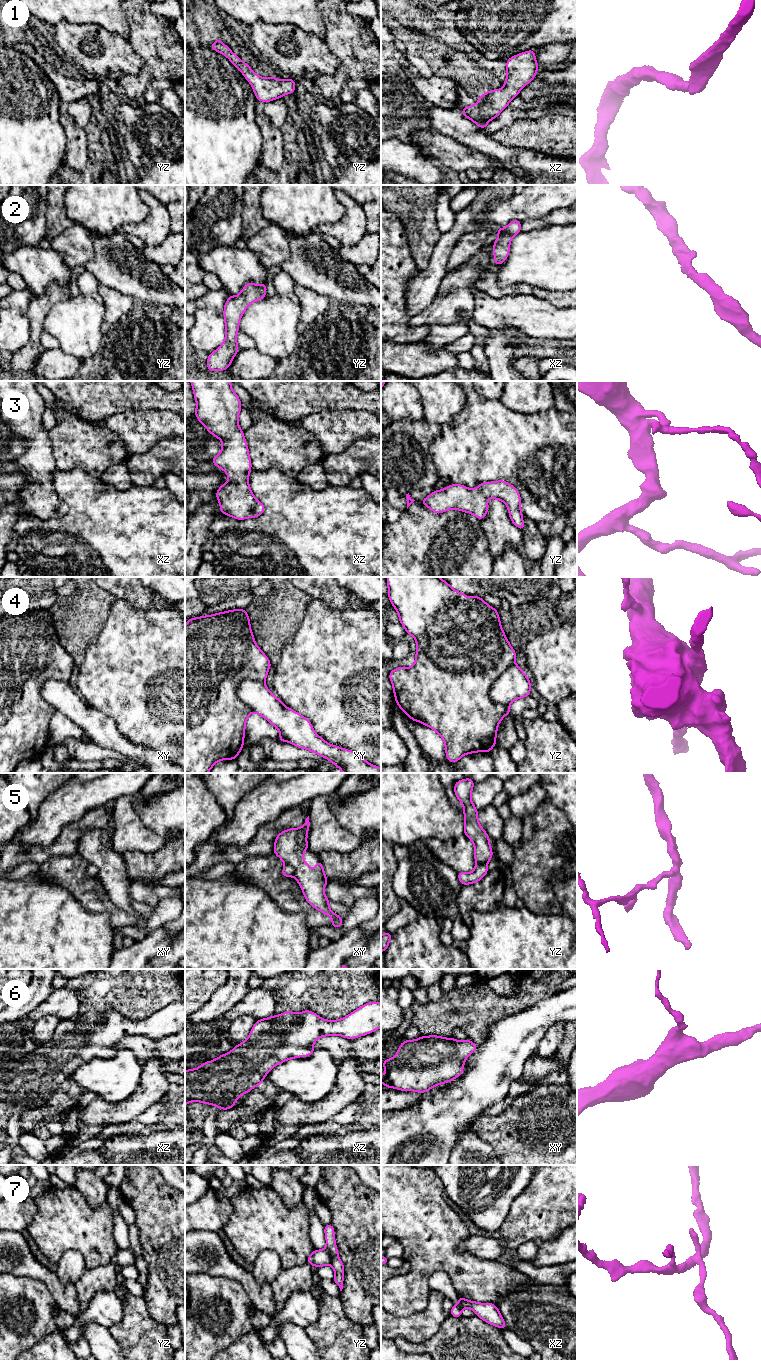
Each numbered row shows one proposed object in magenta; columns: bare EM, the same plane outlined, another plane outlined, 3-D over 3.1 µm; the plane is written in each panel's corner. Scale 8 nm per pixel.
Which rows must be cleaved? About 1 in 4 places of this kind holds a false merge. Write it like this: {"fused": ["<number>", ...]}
{"fused": ["5"]}

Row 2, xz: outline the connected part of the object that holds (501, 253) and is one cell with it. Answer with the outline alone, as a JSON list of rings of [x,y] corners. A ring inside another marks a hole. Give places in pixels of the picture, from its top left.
[[[512,220],[505,228],[498,228],[498,238],[493,243],[494,264],[501,265],[510,253],[510,241],[520,233],[521,221]]]

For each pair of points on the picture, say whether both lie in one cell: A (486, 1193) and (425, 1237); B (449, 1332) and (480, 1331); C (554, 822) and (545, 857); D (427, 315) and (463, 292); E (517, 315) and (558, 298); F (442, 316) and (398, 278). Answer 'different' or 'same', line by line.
A: different
B: same
C: same
D: same
E: different
F: different

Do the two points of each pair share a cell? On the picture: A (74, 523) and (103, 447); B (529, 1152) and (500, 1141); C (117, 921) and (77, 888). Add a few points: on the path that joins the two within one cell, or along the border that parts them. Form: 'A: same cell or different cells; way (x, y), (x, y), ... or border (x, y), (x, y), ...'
A: different cells; border (84, 469), (74, 466), (69, 470), (60, 470)
B: same cell; way (522, 1145), (518, 1141), (507, 1141)
C: same cell; way (111, 910), (88, 891)

